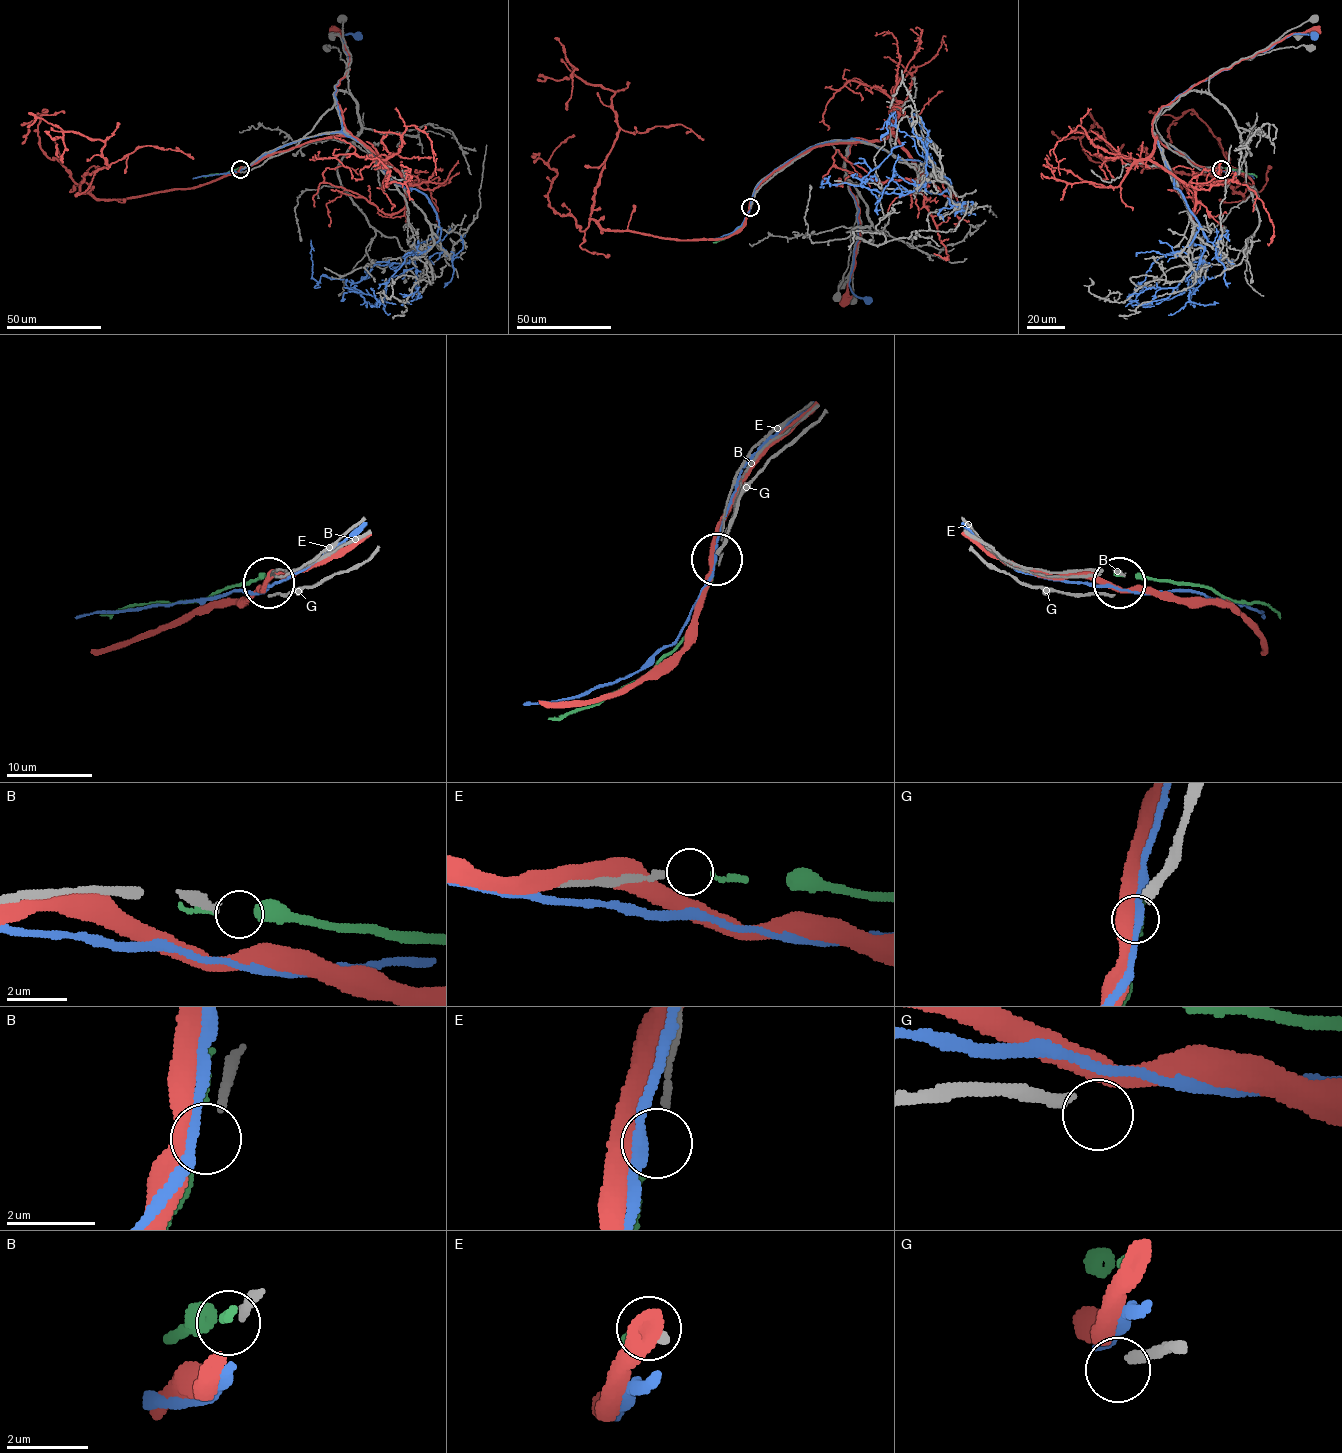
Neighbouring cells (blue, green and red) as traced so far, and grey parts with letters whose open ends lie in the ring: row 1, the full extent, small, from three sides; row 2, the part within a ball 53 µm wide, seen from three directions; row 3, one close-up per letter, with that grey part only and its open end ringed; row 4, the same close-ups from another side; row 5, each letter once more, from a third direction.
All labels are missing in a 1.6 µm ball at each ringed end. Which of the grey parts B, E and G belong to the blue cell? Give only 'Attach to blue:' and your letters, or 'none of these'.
Attach to blue: none of these

